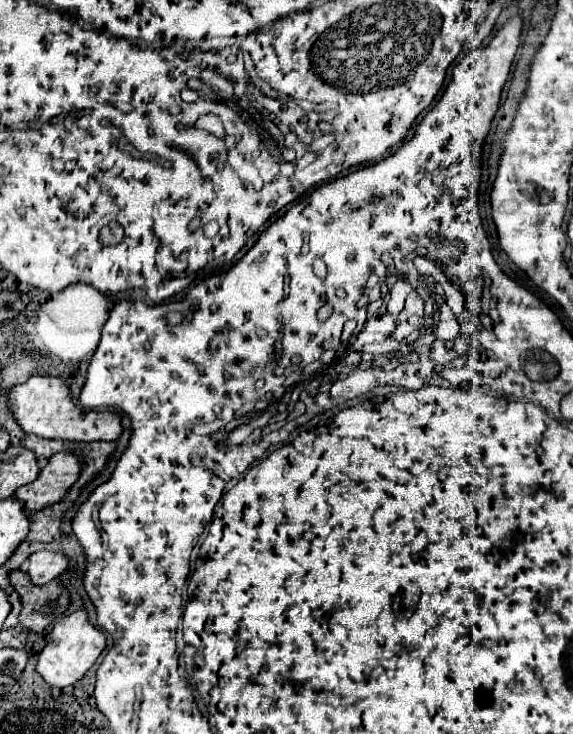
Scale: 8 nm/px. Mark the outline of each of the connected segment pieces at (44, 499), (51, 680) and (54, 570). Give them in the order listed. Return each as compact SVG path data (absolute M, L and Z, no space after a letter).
M59 452L51 456L49 464L39 472L37 480L19 488L15 494L25 502L27 512L37 512L53 506L65 498L69 488L77 482L83 470L83 460L73 452Z
M75 610L69 616L63 616L53 626L51 640L45 644L45 648L39 654L37 660L37 672L43 676L43 680L55 688L61 688L61 684L73 684L79 678L85 676L85 672L95 664L99 654L107 648L105 632L95 628L89 618L87 610Z
M41 550L29 556L29 570L27 574L35 584L47 584L57 578L69 564L69 558L63 552Z

